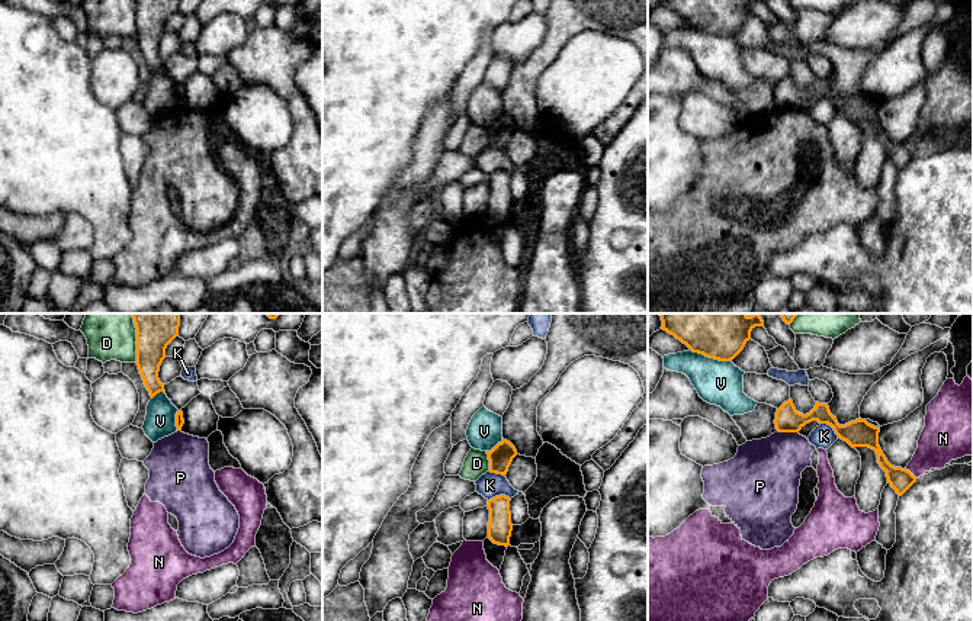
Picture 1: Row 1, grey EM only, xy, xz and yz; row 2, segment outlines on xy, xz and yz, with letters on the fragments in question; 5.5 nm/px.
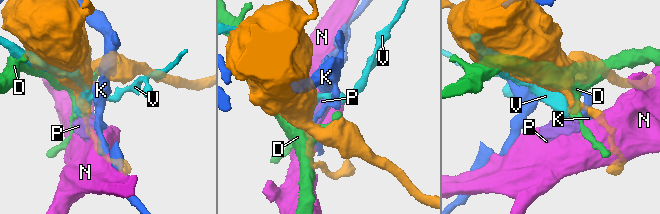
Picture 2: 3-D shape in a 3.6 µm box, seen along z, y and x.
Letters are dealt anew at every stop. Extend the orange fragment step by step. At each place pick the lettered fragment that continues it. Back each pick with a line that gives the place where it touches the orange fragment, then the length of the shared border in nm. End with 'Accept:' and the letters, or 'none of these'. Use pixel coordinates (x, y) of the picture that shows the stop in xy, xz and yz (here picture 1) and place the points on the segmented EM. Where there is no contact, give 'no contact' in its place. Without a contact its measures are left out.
Accept: none of these

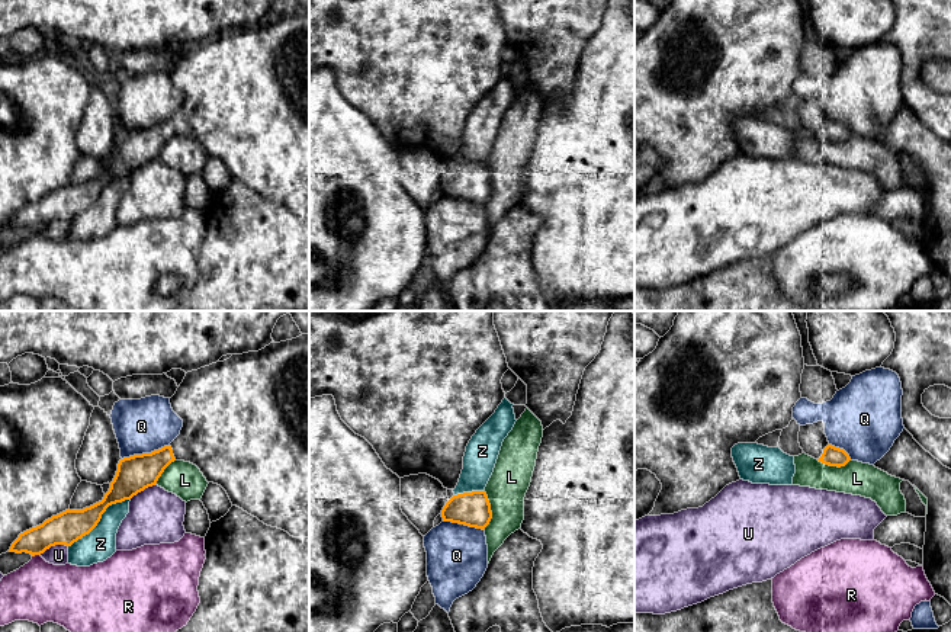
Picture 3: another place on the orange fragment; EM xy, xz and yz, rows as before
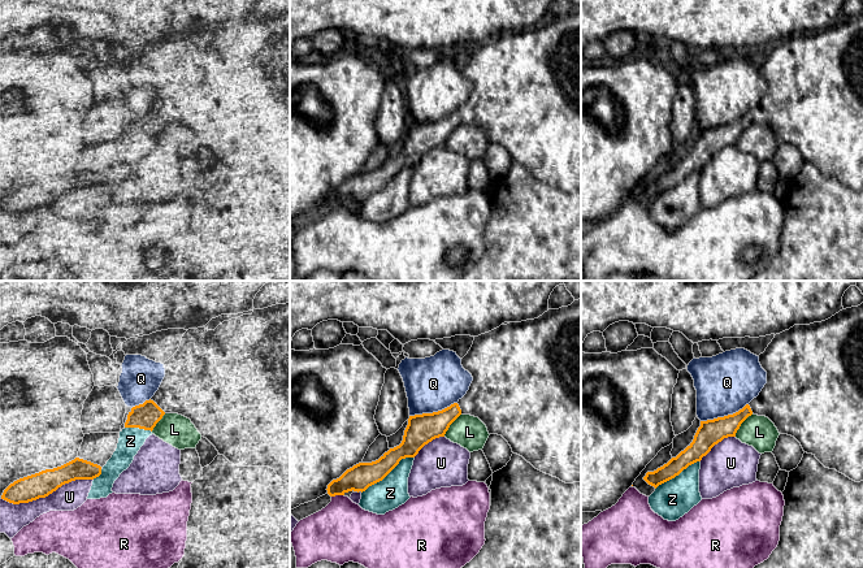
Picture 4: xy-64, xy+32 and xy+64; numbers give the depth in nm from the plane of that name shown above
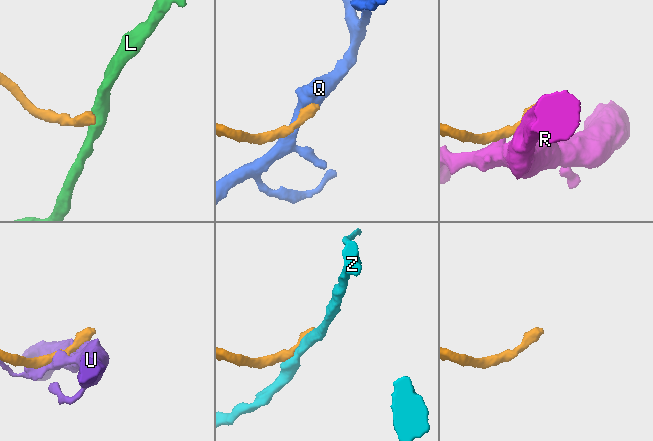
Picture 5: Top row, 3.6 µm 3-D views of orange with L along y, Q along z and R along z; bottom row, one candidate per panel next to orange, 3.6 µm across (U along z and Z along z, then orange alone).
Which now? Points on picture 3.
Accept: none of these

